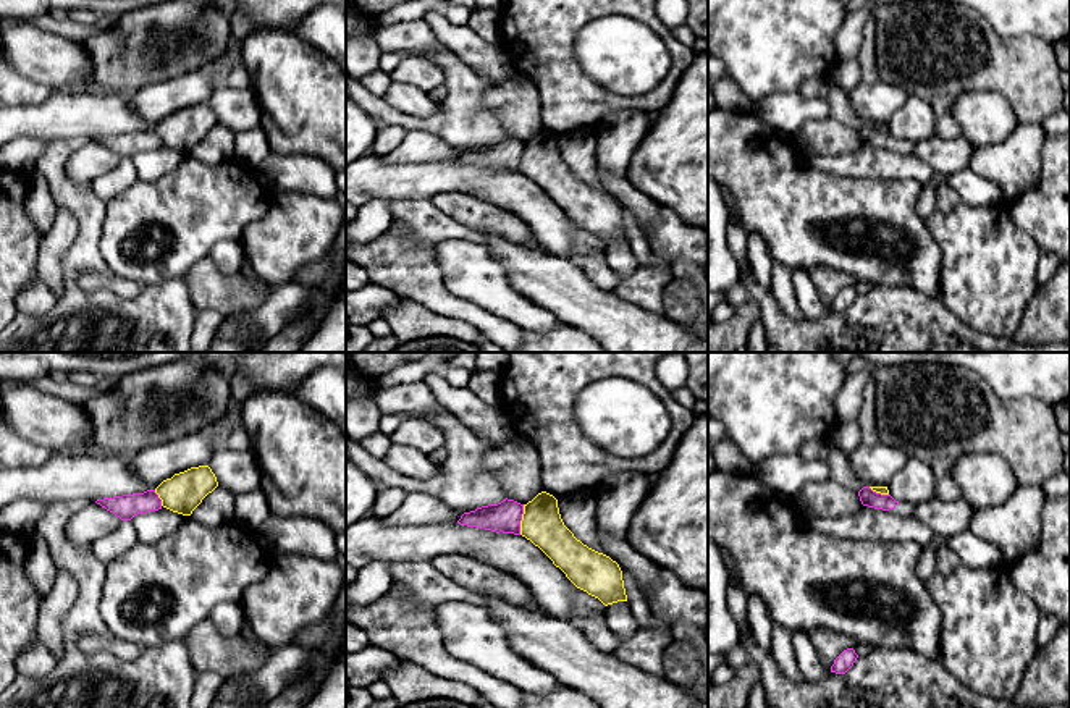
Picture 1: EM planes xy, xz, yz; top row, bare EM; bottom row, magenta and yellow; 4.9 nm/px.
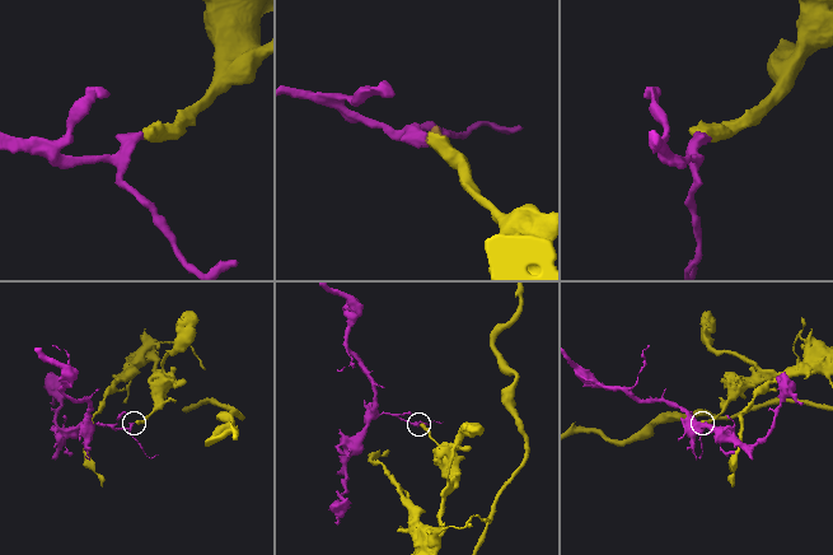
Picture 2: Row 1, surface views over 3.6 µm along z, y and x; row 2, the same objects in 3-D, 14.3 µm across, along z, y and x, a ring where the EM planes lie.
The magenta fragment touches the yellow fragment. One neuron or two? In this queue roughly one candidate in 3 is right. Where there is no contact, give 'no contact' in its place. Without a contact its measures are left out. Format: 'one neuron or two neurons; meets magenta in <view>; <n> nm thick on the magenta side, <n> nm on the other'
two neurons; meets magenta in xz; 150 nm thick on the magenta side, 200 nm on the other

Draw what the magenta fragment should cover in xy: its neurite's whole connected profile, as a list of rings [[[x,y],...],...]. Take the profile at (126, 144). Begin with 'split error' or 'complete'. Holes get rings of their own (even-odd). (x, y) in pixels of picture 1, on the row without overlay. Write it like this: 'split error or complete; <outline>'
complete; [[[155,128],[144,131],[133,131],[113,136],[97,137],[97,142],[113,150],[121,158],[131,158],[137,152],[147,152],[149,149],[162,147],[162,137]]]

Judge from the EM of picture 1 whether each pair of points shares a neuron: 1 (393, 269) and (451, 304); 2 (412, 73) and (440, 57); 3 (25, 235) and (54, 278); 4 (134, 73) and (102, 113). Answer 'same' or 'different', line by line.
1: same
2: different
3: different
4: different

